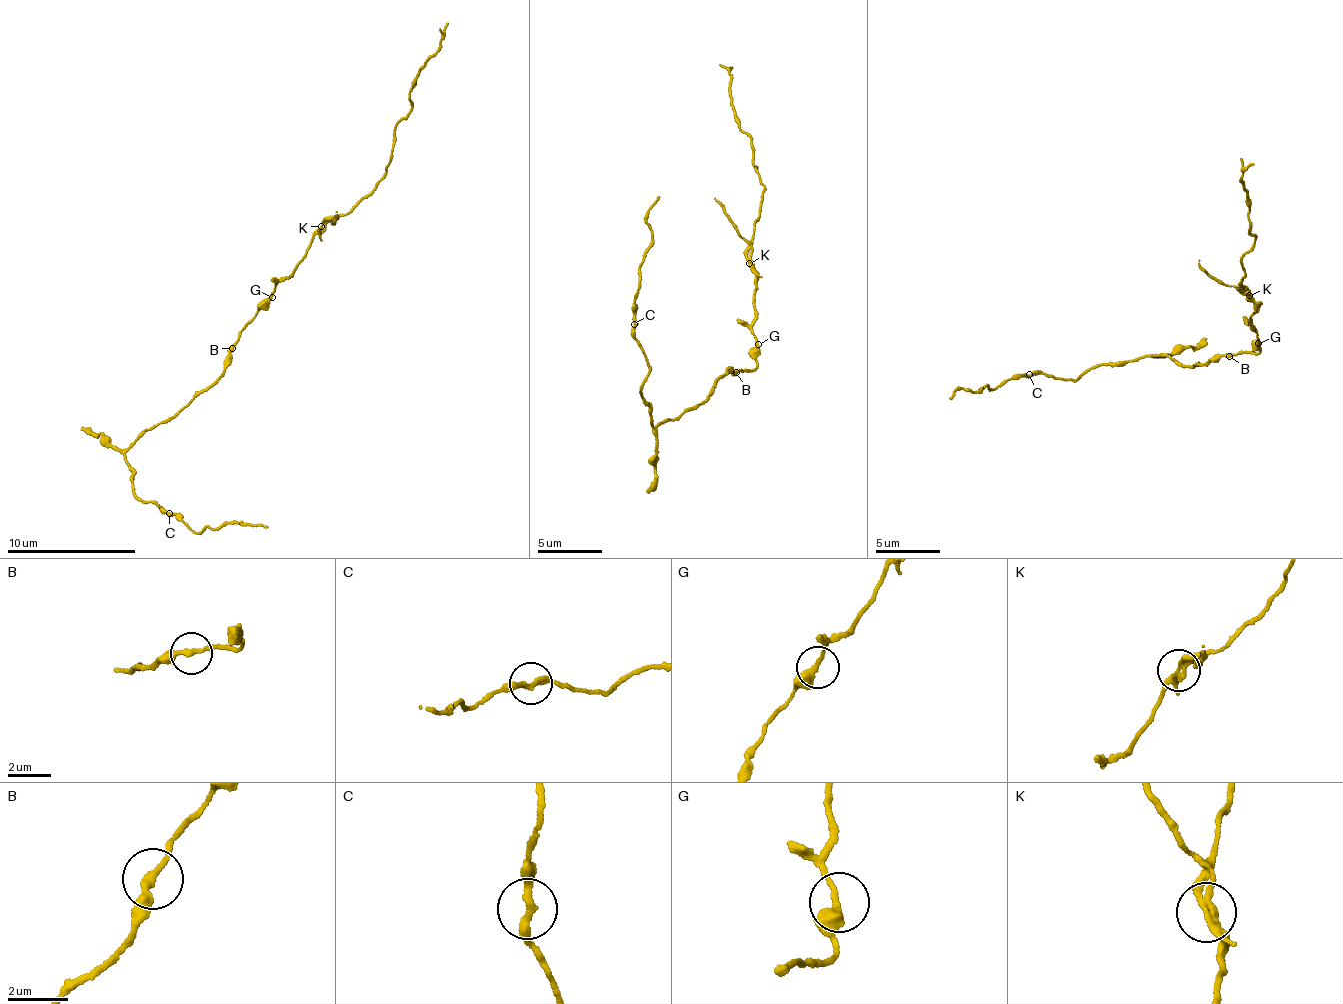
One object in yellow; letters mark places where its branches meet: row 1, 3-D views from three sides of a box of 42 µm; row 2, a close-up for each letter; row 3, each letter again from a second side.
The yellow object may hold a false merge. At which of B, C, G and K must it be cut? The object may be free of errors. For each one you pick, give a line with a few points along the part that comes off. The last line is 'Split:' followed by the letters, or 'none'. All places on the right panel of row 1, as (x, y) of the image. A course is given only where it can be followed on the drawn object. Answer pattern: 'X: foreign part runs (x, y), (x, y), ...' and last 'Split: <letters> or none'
K: foreign part runs (1248, 295), (1248, 290), (1238, 289), (1244, 273), (1242, 254), (1255, 237), (1250, 231), (1241, 177), (1254, 164)
Split: K

